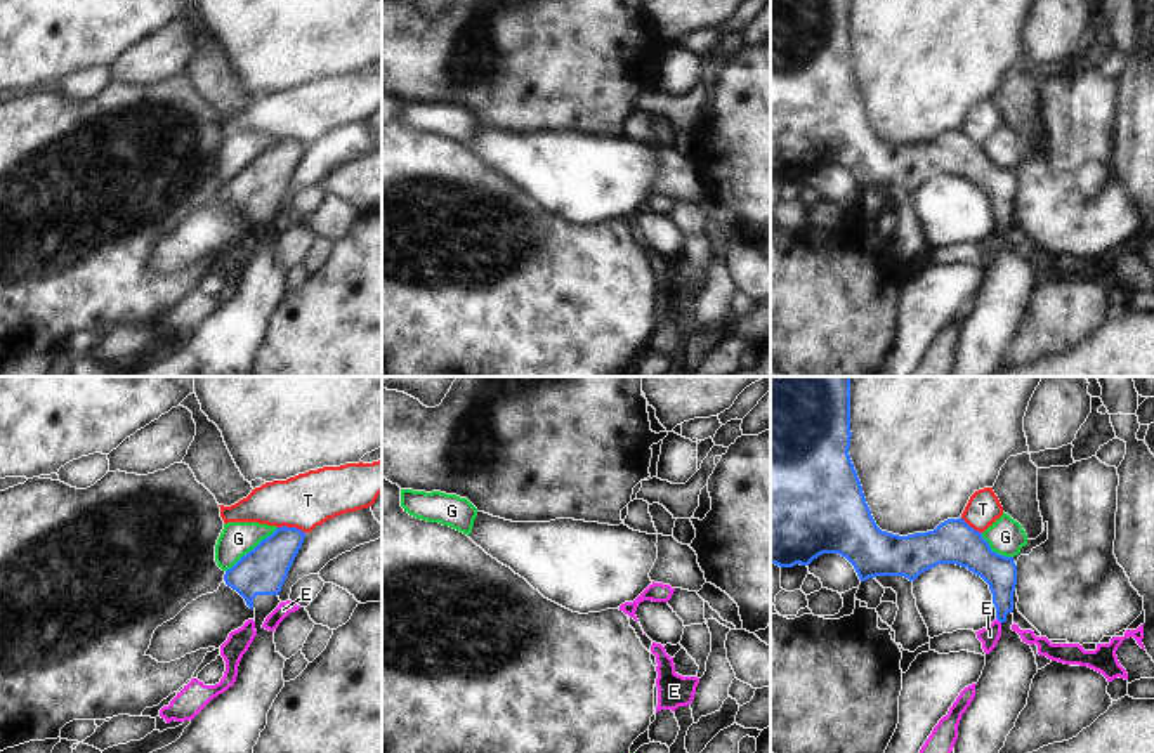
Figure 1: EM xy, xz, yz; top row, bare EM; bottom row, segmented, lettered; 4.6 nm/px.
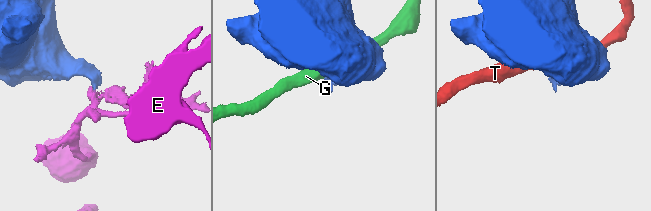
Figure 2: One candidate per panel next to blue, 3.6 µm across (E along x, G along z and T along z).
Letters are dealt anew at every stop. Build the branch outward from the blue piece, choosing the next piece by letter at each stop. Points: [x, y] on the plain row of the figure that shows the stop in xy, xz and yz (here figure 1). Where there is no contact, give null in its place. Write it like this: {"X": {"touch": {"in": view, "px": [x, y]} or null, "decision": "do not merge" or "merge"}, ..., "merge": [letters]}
{"E": {"touch": {"in": "yz", "px": [998, 231]}, "decision": "do not merge"}, "G": {"touch": {"in": "xy", "px": [254, 160]}, "decision": "do not merge"}, "T": {"touch": {"in": "xy", "px": [292, 139]}, "decision": "do not merge"}, "merge": []}

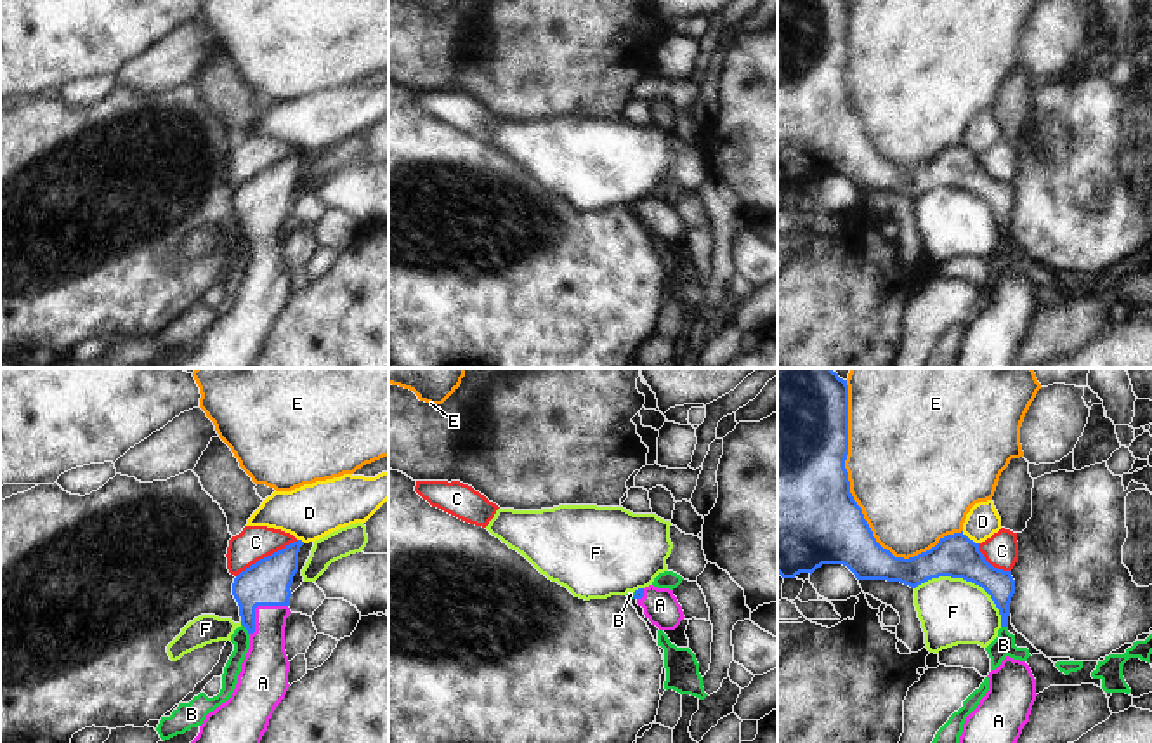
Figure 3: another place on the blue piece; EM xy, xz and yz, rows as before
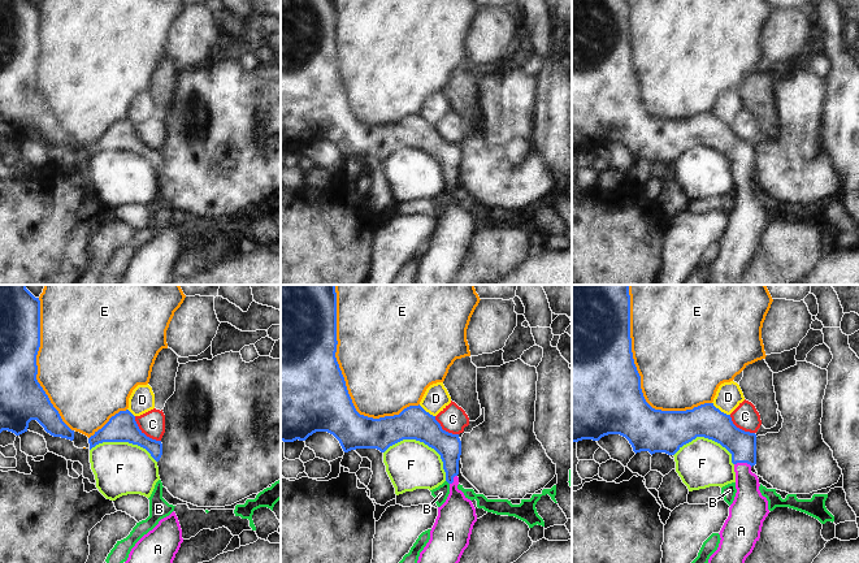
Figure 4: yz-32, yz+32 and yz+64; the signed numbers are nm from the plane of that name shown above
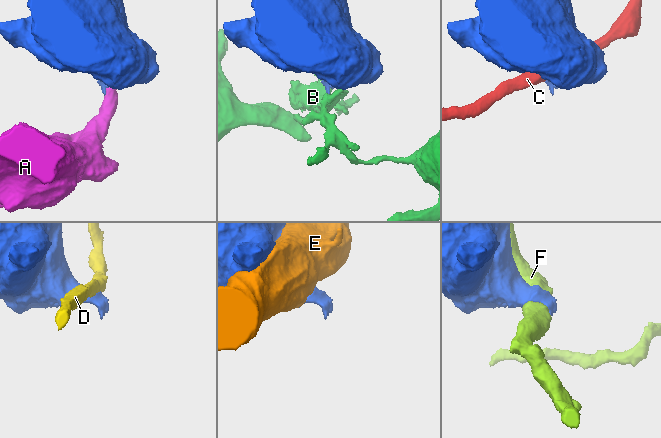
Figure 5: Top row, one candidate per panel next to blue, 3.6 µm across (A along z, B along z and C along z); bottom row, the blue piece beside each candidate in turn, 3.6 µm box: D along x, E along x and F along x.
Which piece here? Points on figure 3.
{"A": {"touch": {"in": "xy", "px": [257, 216]}, "decision": "merge"}, "B": {"touch": {"in": "xy", "px": [247, 240]}, "decision": "do not merge"}, "C": {"touch": {"in": "xy", "px": [268, 167]}, "decision": "do not merge"}, "D": {"touch": {"in": "yz", "px": [968, 150]}, "decision": "do not merge"}, "E": {"touch": {"in": "yz", "px": [859, 118]}, "decision": "do not merge"}, "F": {"touch": {"in": "yz", "px": [967, 191]}, "decision": "do not merge"}, "merge": ["A"]}

